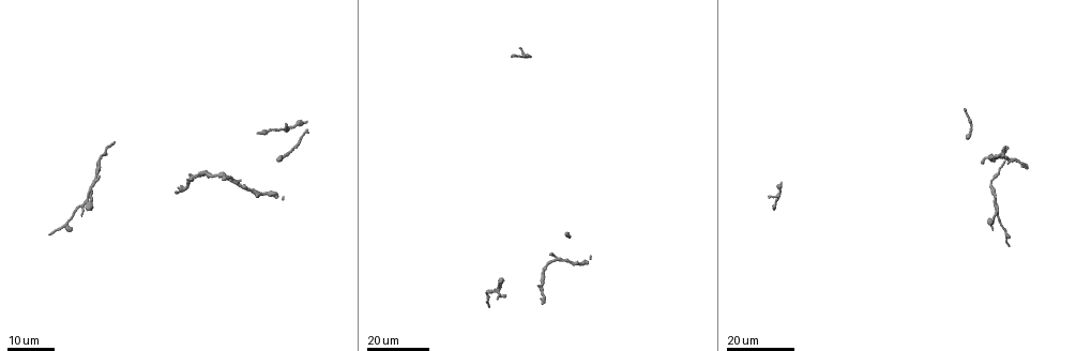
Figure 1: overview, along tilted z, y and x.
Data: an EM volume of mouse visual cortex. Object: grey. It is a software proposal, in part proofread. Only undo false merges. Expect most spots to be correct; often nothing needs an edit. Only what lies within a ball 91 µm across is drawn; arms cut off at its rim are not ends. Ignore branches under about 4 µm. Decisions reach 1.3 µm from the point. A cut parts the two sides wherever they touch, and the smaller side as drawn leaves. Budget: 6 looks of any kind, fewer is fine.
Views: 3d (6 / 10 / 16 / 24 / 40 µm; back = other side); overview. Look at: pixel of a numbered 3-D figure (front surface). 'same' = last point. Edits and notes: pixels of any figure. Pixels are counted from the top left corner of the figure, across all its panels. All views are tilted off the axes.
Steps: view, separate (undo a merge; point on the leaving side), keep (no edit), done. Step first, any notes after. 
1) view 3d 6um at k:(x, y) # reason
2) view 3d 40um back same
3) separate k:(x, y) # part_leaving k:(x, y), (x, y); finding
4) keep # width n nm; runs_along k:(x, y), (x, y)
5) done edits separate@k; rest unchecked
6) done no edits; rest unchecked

view 3d 24um at 1:(967, 135)

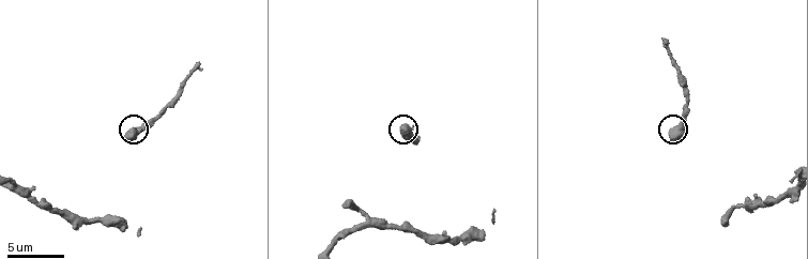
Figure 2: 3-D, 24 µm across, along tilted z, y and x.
view 3d 6um at 2:(677, 127) # closer look

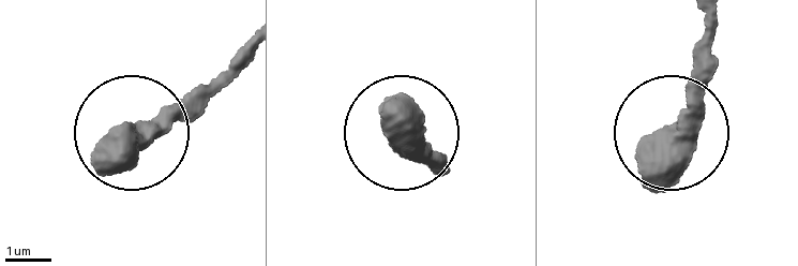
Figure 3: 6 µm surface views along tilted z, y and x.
keep # width 510 nm; one neuron here

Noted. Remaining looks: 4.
view 3d 16um at 1:(998, 213) # a fork

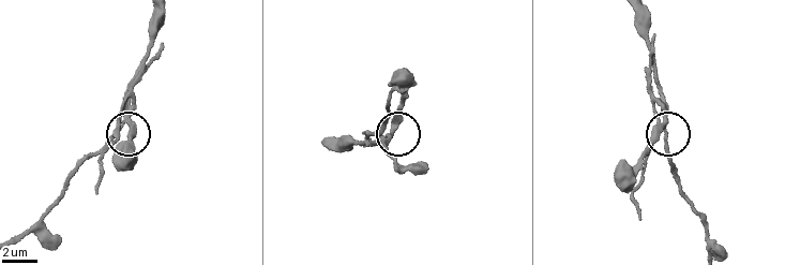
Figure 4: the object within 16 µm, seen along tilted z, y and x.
view 3d 10um at 4:(665, 129)

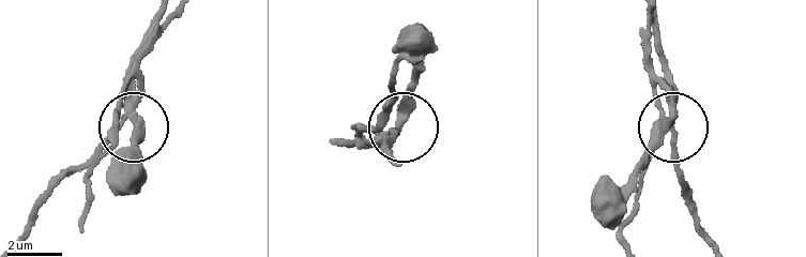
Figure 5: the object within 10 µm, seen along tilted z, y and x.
separate 5:(137, 61) # arms 3; part_leaving 5:(669, 104), (683, 169), (710, 239); a second neuron is stuck on

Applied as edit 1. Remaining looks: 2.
view 3d 16um at 1:(992, 193) # sudden change in width

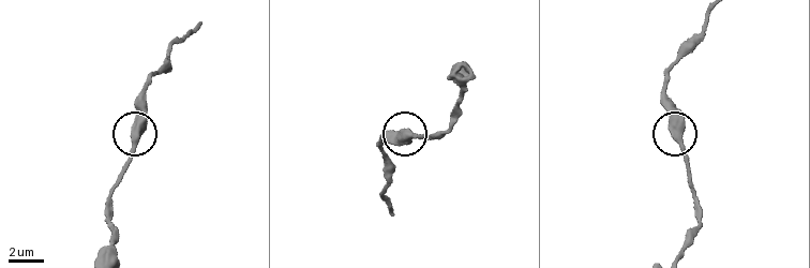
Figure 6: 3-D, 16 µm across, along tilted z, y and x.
view 3d 6um at 6:(136, 137)

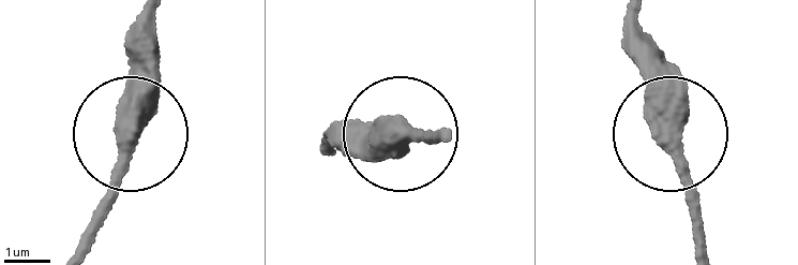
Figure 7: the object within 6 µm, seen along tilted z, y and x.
keep # one neuron here

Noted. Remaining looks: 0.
done edits separate@5; rest unchecked

